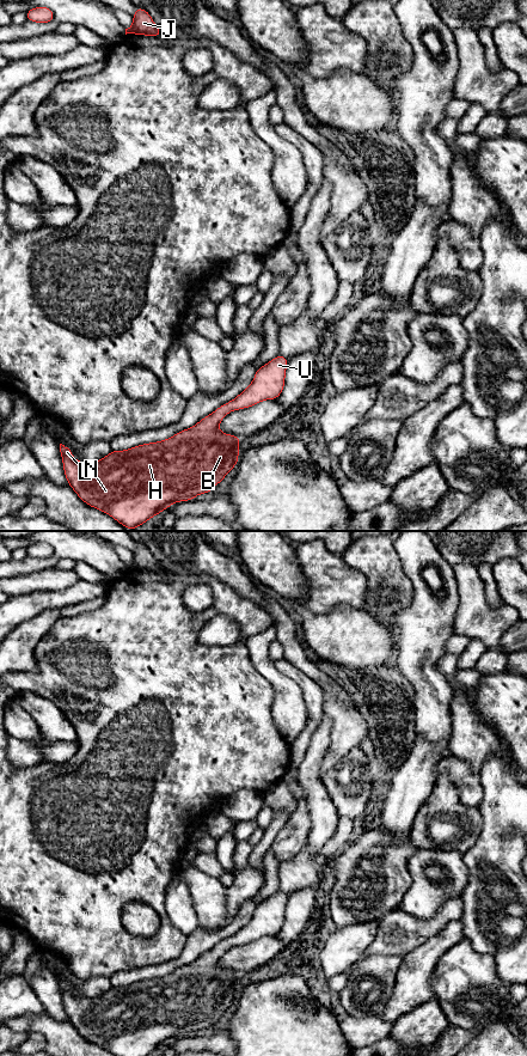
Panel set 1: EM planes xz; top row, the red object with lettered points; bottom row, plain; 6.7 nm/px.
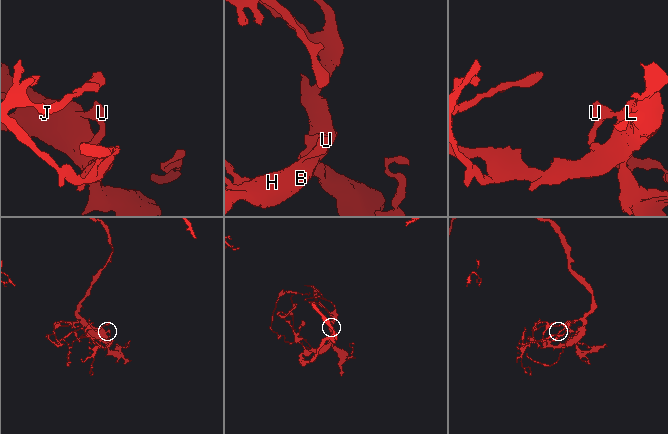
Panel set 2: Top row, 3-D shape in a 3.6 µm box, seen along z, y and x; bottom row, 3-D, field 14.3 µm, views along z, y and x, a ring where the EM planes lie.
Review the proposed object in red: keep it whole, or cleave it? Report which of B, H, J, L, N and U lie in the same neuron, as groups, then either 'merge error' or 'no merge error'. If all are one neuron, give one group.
B H J L N U | no merge error

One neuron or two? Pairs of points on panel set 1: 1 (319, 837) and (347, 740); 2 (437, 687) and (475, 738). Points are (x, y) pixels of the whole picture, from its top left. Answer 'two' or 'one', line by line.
1: two
2: two

